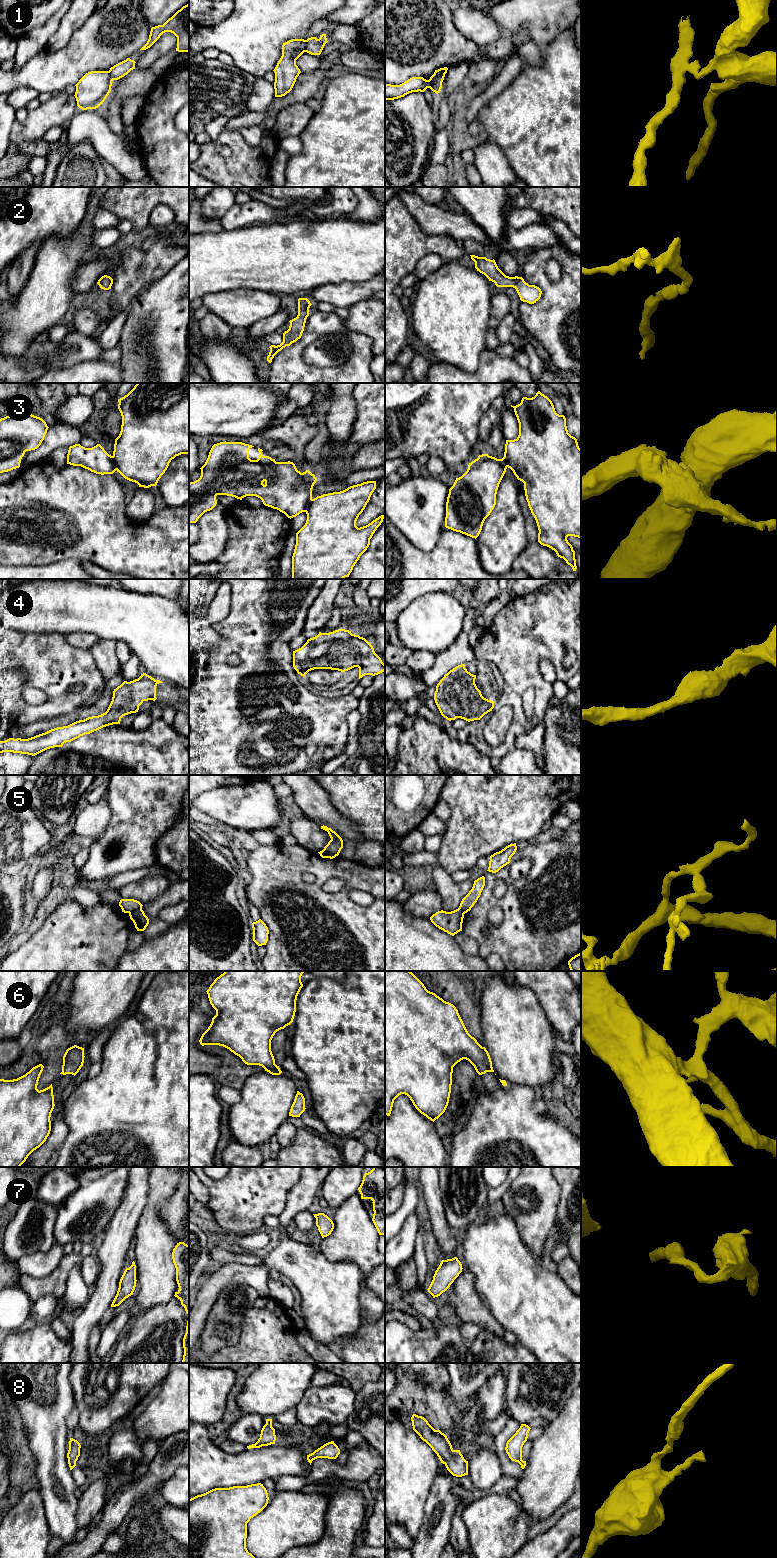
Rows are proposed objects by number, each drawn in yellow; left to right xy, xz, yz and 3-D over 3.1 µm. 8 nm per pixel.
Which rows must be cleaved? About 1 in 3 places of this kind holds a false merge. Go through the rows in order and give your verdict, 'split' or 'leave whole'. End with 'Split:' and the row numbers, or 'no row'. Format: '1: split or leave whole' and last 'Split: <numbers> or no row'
1: split
2: leave whole
3: split
4: leave whole
5: split
6: leave whole
7: leave whole
8: leave whole
Split: 1, 3, 5

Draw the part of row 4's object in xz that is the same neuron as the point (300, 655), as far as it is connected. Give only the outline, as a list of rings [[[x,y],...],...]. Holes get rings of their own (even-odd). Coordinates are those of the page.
[[[345,629],[319,632],[308,639],[301,648],[293,651],[293,667],[303,677],[314,669],[331,669],[343,673],[358,667],[359,679],[385,671],[385,664],[373,646],[365,638]]]

